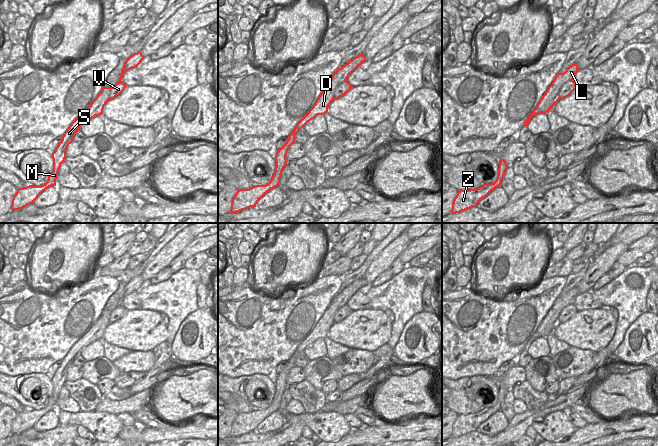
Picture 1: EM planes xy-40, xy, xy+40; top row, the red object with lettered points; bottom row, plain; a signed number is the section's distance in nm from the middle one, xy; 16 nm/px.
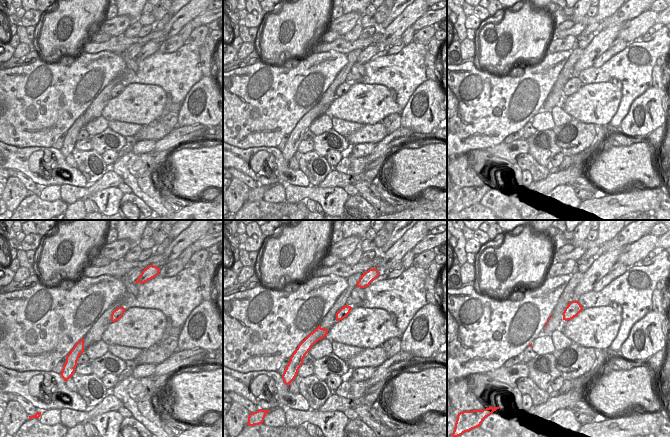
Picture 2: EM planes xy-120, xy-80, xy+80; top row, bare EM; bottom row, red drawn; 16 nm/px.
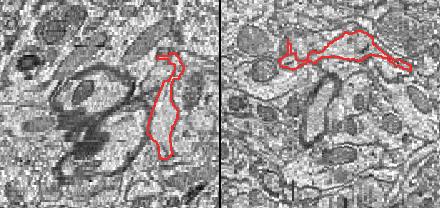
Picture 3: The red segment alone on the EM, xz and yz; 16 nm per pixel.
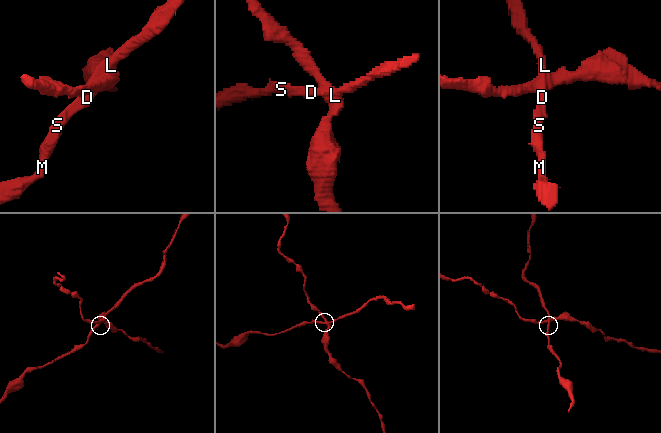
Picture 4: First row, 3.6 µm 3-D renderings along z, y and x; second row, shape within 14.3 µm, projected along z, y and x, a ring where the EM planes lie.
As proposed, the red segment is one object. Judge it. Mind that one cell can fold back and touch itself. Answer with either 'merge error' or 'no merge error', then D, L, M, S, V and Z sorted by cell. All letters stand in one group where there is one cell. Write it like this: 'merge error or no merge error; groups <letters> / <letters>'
merge error; groups D L M S Z / V

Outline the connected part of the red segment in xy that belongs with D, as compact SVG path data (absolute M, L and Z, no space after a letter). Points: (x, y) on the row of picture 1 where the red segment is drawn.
M359 54L333 73L330 81L316 100L313 107L297 123L293 132L288 136L287 142L277 151L275 156L276 167L270 182L266 185L255 185L249 189L238 189L232 199L230 213L237 213L250 207L256 207L257 202L267 192L279 186L282 171L287 165L286 155L290 146L295 143L295 135L317 115L324 115L328 112L328 107L334 100L335 89L341 83L346 81L350 74L365 61L365 55Z

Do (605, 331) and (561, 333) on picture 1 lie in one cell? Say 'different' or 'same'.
same

